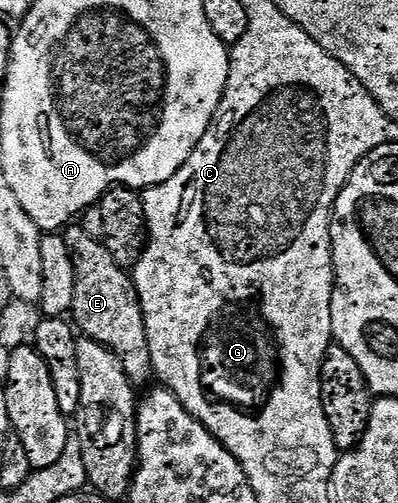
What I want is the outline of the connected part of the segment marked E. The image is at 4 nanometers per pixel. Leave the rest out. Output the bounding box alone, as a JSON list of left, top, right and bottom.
[64,226,154,386]

